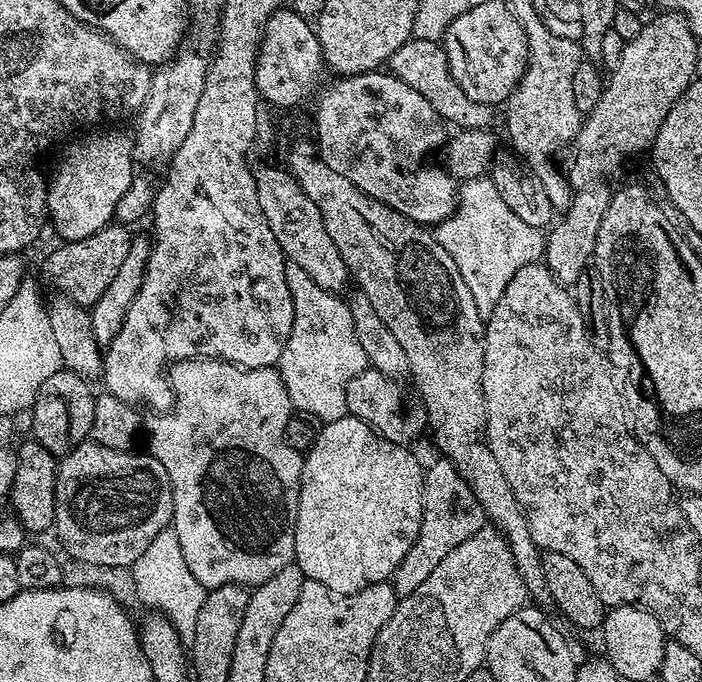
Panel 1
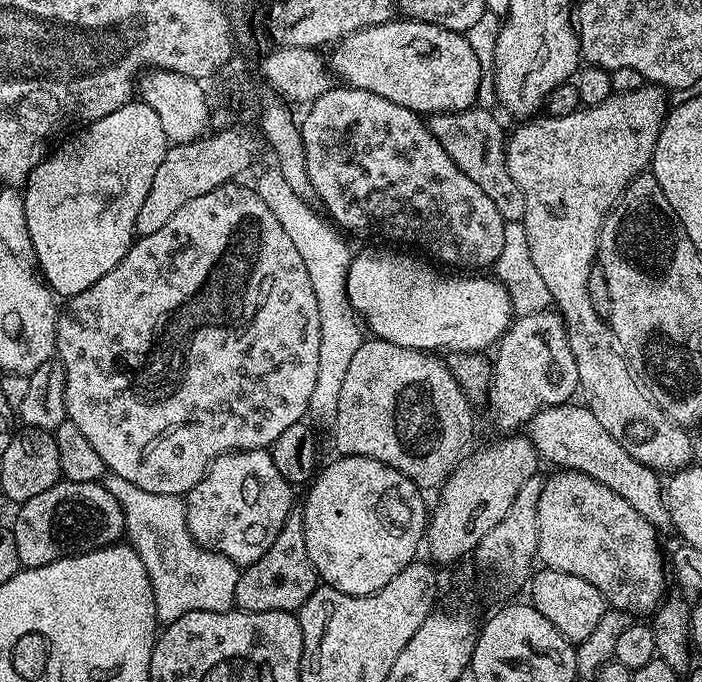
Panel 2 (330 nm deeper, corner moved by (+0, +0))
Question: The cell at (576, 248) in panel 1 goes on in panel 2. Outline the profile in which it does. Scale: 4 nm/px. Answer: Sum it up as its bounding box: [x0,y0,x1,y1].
[486,310,578,433]

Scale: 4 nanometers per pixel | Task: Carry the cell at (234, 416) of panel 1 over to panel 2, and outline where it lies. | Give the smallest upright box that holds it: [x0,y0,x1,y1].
[186,448,294,566]

